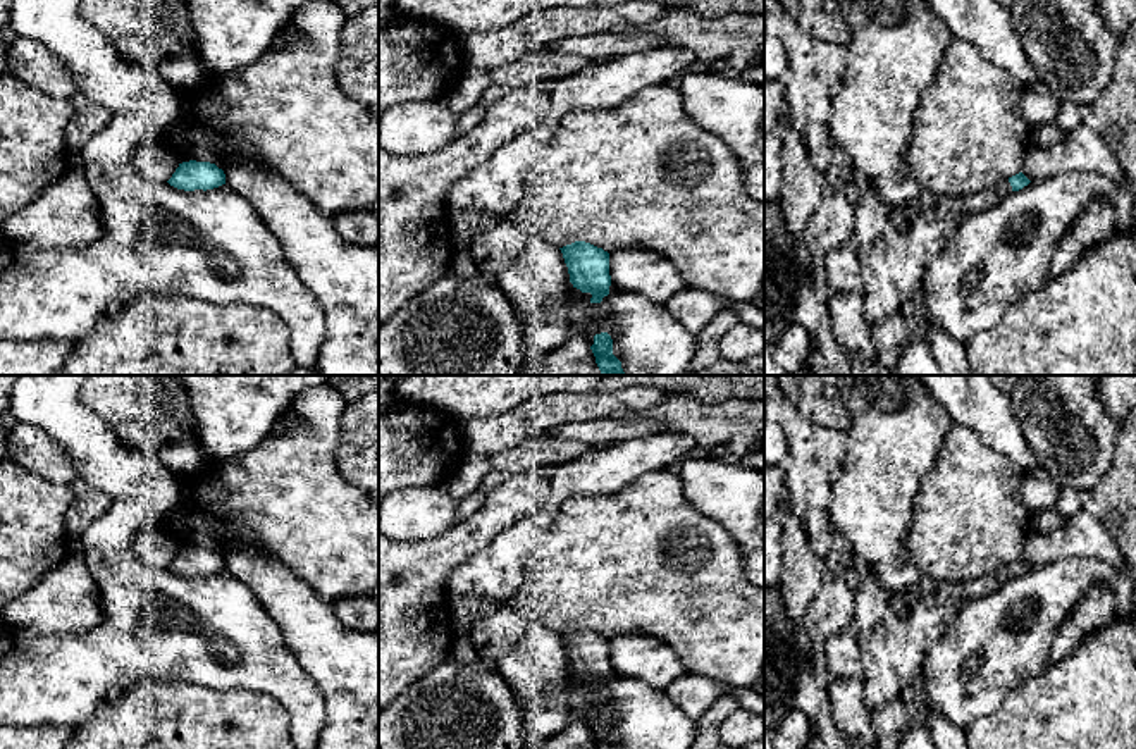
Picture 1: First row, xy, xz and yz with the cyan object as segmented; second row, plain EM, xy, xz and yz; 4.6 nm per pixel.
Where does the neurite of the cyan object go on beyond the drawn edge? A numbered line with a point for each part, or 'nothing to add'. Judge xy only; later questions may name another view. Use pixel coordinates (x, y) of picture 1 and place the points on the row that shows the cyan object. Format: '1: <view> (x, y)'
nothing to add

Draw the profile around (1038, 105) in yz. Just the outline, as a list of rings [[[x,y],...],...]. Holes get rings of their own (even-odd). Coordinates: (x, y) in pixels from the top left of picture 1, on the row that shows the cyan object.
[[[1041,79],[1022,88],[1019,114],[1031,131],[1055,122],[1059,107],[1060,102]]]

